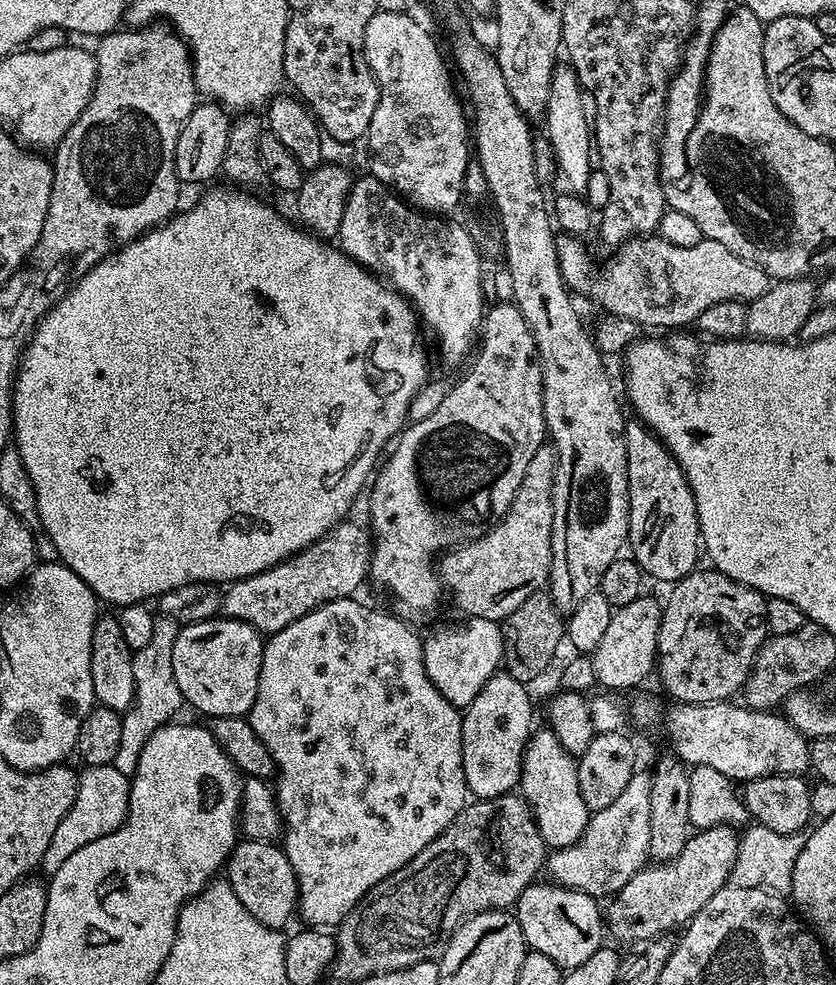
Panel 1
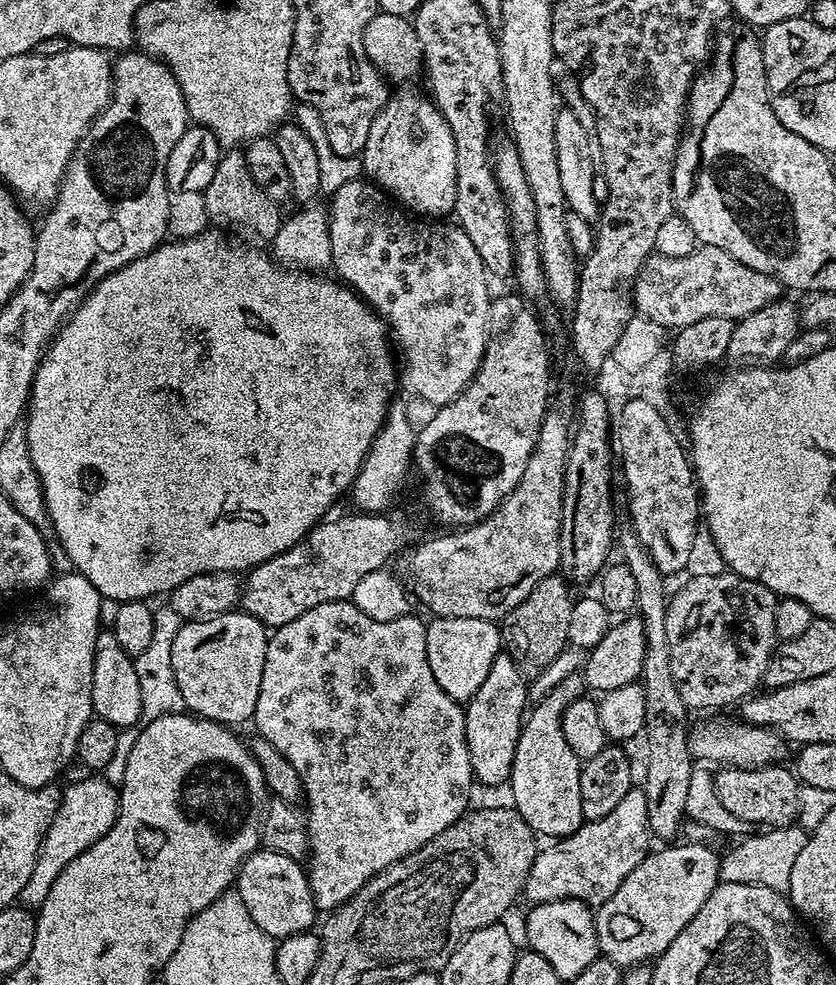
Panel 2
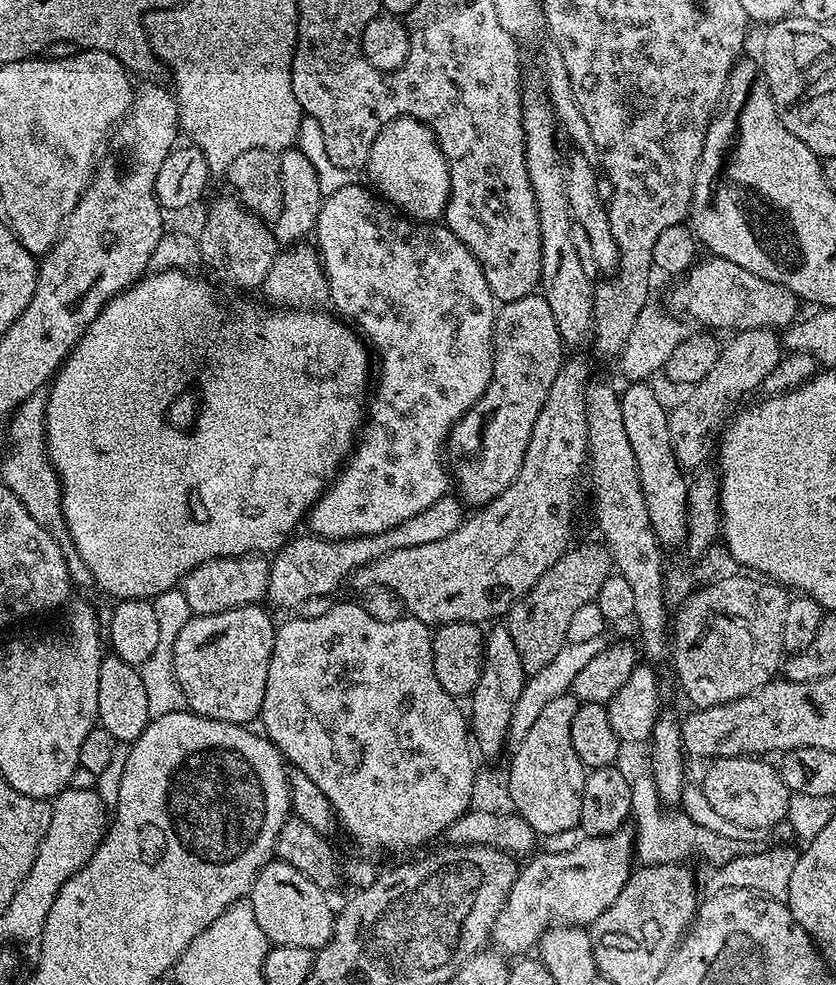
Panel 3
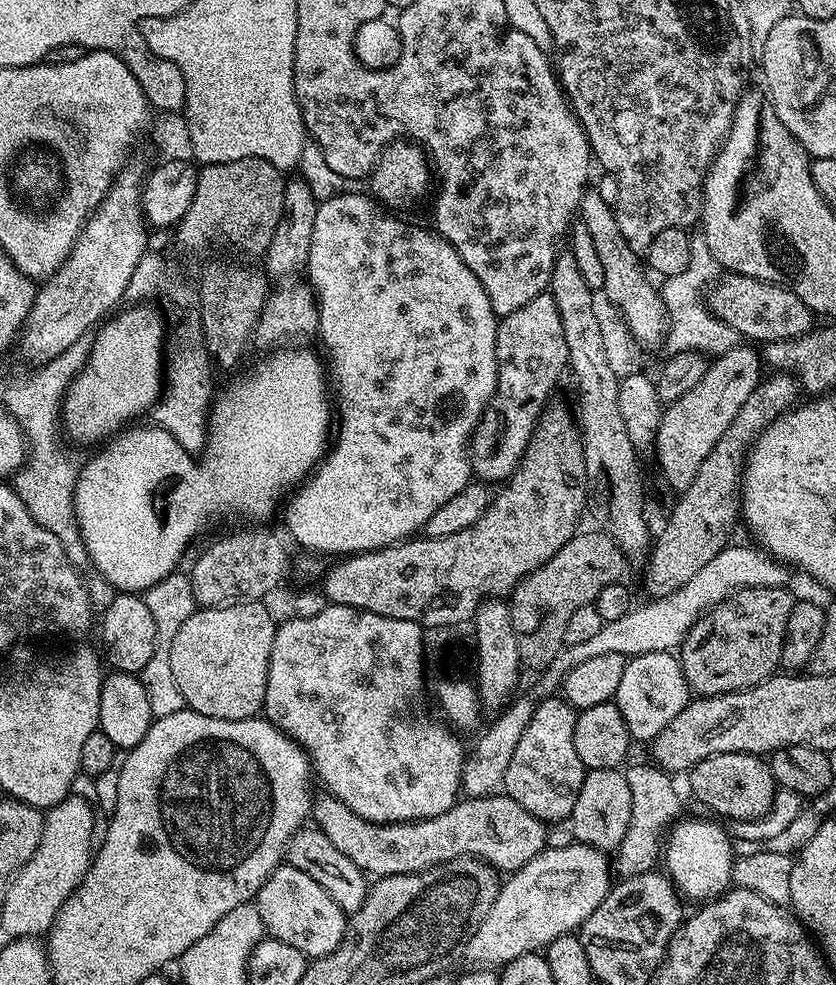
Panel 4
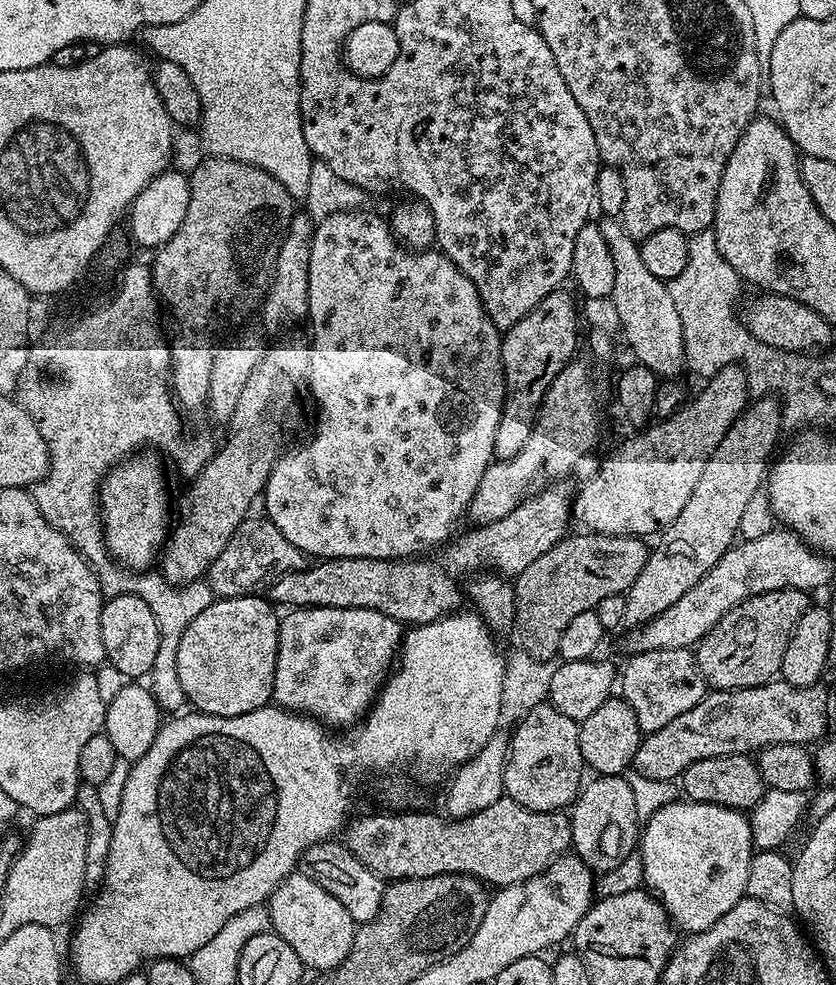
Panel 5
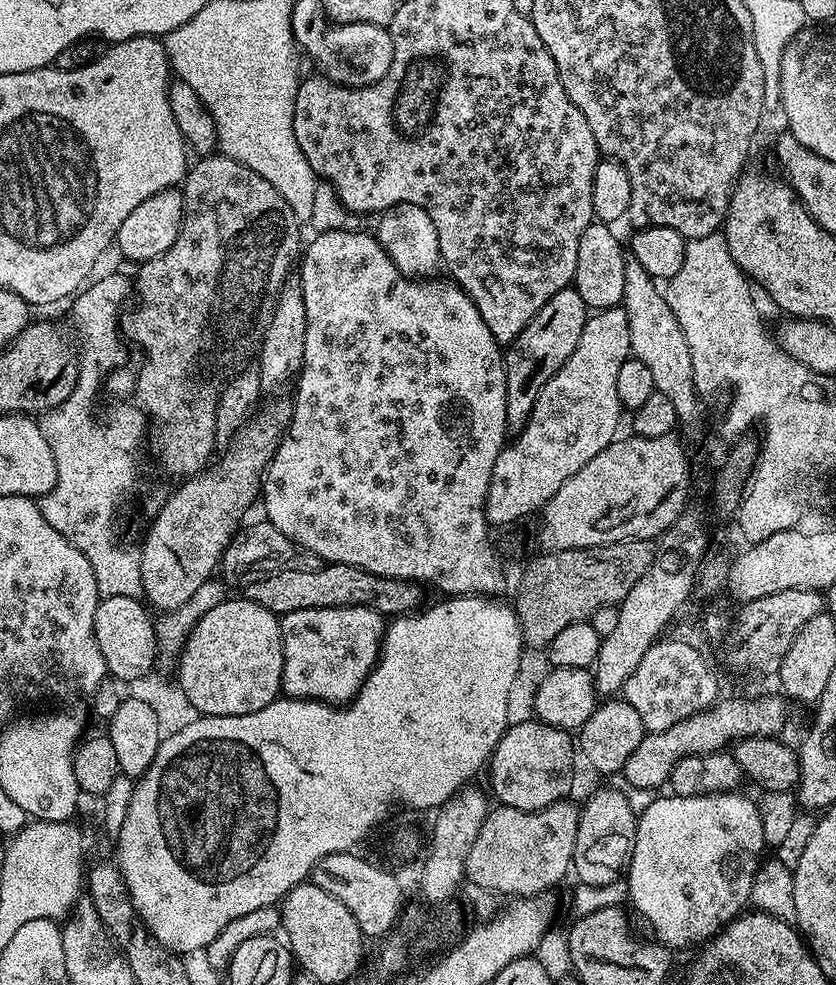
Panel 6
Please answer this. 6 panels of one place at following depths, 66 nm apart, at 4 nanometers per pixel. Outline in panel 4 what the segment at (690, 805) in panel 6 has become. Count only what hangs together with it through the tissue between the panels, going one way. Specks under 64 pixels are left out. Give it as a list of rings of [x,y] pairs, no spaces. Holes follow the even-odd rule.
[[[681,818],[672,825],[666,836],[666,843],[662,848],[662,868],[685,901],[711,902],[729,891],[733,883],[733,837],[728,836],[723,823],[712,820]]]

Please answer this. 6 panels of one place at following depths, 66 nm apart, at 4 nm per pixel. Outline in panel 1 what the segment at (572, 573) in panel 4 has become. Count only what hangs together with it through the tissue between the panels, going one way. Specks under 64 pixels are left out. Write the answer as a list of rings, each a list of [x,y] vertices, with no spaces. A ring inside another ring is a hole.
[[[544,590],[530,594],[530,598],[526,598],[526,602],[518,606],[518,610],[511,612],[502,621],[502,629],[503,667],[514,679],[526,686],[531,685],[531,680],[538,679],[551,666],[552,659],[560,648],[560,640],[562,644],[566,636],[566,624],[562,619],[561,609],[556,607],[555,599]]]

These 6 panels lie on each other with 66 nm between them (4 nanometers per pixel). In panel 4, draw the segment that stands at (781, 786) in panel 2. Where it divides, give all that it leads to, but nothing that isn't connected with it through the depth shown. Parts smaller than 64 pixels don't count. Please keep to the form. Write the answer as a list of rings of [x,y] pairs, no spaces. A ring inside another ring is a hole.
[[[754,752],[714,754],[697,762],[687,773],[686,779],[692,787],[693,798],[705,804],[710,811],[717,812],[712,813],[717,817],[725,816],[720,817],[725,821],[763,821],[773,809],[778,791],[771,763],[763,755]]]

